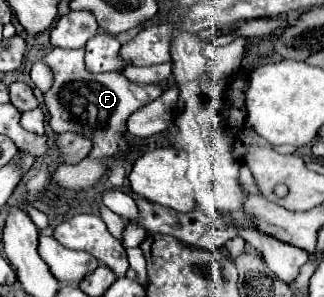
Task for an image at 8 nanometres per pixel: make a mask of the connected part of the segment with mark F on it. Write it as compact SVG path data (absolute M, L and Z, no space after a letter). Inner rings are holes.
M53 48L47 56L43 56L45 64L51 68L53 72L53 84L49 88L49 92L45 92L45 106L49 110L49 126L55 134L63 134L63 132L75 132L75 134L81 134L89 140L93 140L93 148L89 152L87 158L83 158L83 162L75 164L75 166L59 166L51 180L53 184L61 186L61 188L69 188L73 192L83 192L83 190L89 190L93 186L97 186L97 182L103 178L105 174L105 158L111 158L115 156L117 152L127 152L129 150L129 142L125 138L127 134L127 118L139 110L141 106L153 102L155 98L159 98L163 94L163 90L157 86L157 84L133 84L129 82L121 72L105 72L105 74L91 74L85 64L83 64L83 50L61 50L61 48ZM73 106L79 106L83 108L81 114L73 114Z

